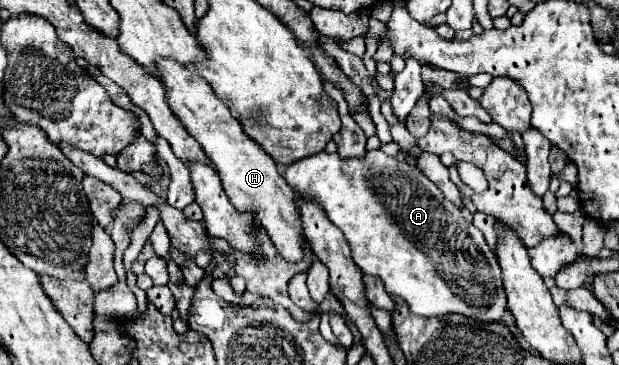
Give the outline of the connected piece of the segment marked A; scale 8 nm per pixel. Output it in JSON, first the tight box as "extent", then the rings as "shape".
{"extent":[285,150,507,322],"shape":[[[371,150],[363,158],[341,158],[341,156],[337,156],[337,152],[335,154],[321,152],[321,154],[315,154],[315,156],[309,156],[309,158],[301,158],[301,162],[289,164],[285,168],[285,180],[297,194],[301,194],[301,198],[317,200],[317,204],[325,210],[327,218],[345,234],[345,238],[347,238],[347,242],[351,246],[353,260],[361,268],[361,272],[371,274],[371,276],[379,276],[383,280],[383,284],[385,284],[385,290],[391,296],[403,298],[409,304],[413,314],[419,314],[419,316],[443,316],[443,314],[449,314],[449,312],[459,312],[459,314],[465,314],[465,316],[471,316],[471,318],[483,320],[483,322],[495,322],[495,320],[503,318],[507,300],[505,300],[503,282],[501,282],[501,266],[497,262],[497,256],[487,246],[483,232],[479,228],[475,228],[471,222],[467,222],[461,216],[461,210],[453,202],[449,202],[441,194],[441,190],[417,166],[407,164],[403,156],[387,156],[383,150]]]}

